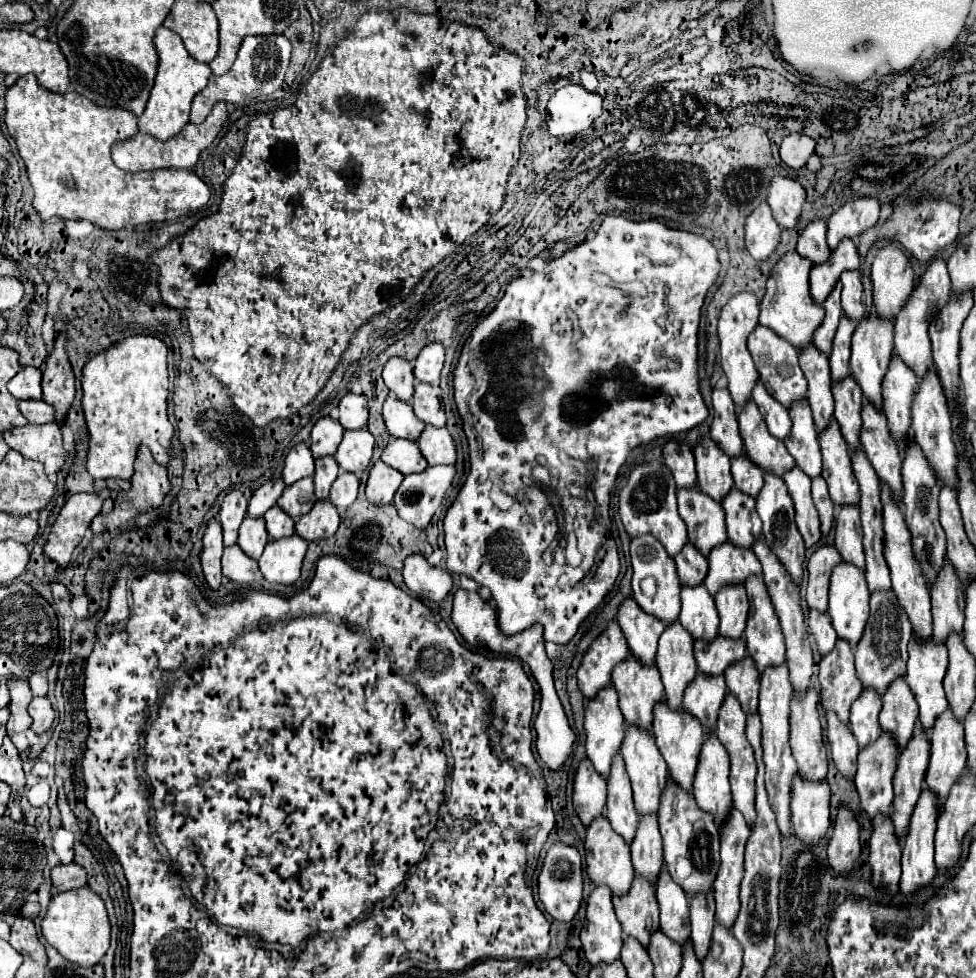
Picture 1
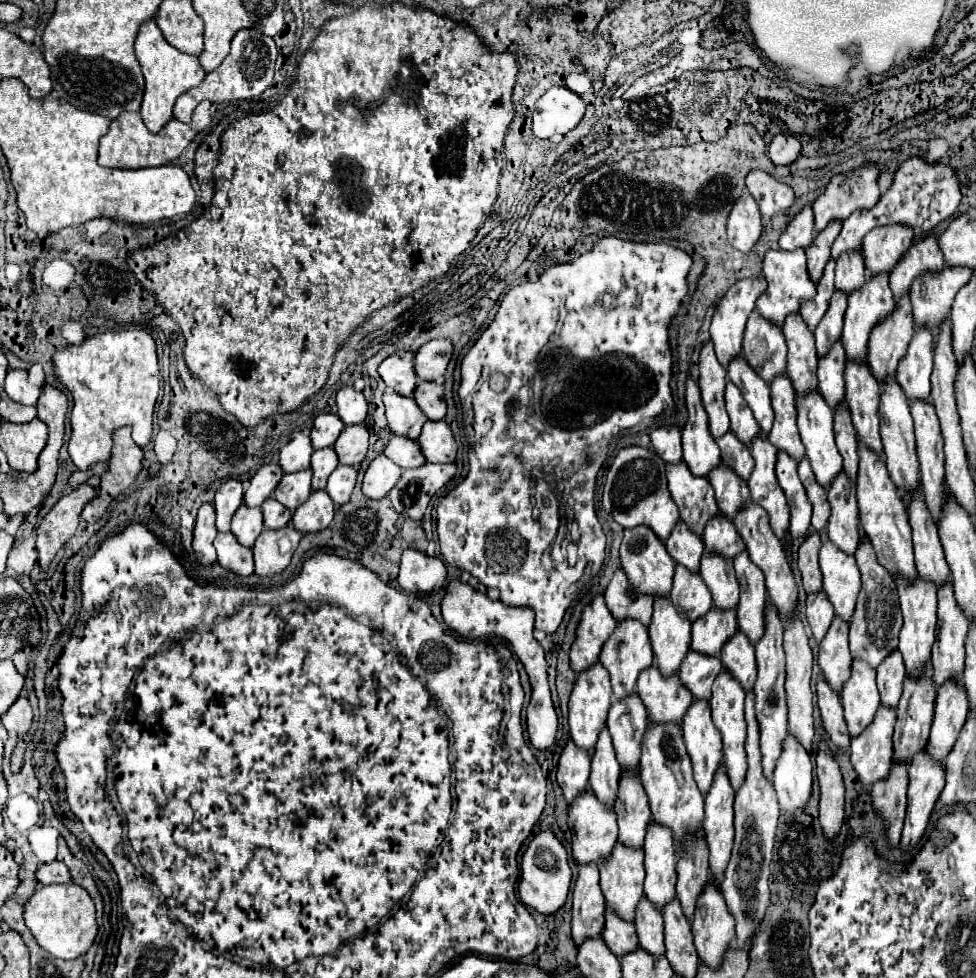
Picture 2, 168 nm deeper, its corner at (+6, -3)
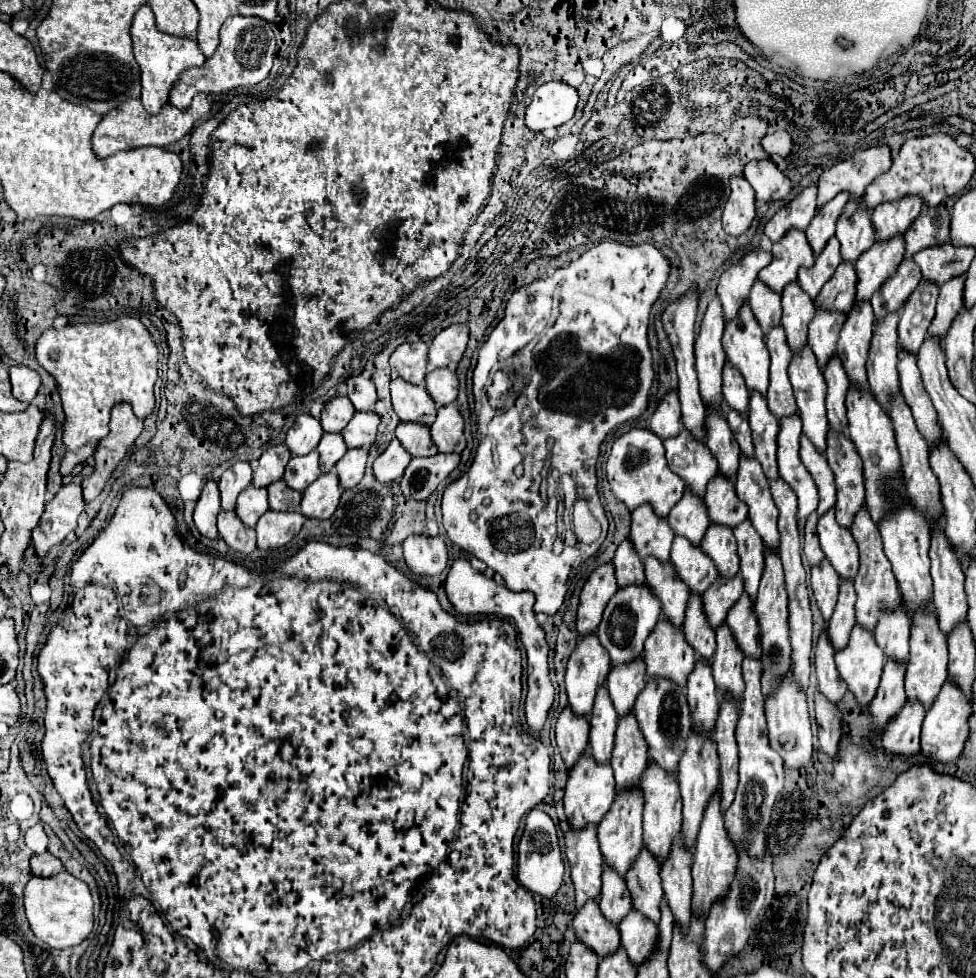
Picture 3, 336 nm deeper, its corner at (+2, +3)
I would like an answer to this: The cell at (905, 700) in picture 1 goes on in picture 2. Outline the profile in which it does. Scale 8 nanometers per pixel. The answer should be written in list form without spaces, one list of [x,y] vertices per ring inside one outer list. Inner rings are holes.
[[[899,650],[891,652],[879,666],[877,666],[877,686],[881,692],[881,702],[897,708],[899,696],[903,692],[903,678],[907,670],[903,664],[903,658],[899,656]]]

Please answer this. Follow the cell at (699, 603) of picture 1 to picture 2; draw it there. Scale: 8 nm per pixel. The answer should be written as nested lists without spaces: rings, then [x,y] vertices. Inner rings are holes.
[[[675,564],[675,576],[673,576],[673,588],[669,594],[675,608],[681,612],[681,616],[689,618],[691,622],[699,616],[705,616],[711,606],[711,592],[703,584],[703,578],[695,572],[689,572],[685,566]]]

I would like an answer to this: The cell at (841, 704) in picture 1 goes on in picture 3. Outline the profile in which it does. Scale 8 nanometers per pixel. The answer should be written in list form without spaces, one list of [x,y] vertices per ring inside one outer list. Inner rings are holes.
[[[841,582],[839,586],[839,600],[835,612],[829,620],[827,636],[835,648],[835,652],[847,646],[847,638],[855,626],[855,588],[853,582]]]

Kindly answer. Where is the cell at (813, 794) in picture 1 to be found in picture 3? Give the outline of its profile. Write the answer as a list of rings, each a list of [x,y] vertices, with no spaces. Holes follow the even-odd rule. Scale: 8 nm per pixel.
[[[791,672],[785,674],[785,680],[779,686],[779,690],[775,690],[775,694],[765,702],[765,712],[767,712],[767,726],[769,726],[769,744],[783,758],[785,768],[801,768],[803,764],[807,764],[813,756],[811,722],[809,722],[805,694],[793,682]]]

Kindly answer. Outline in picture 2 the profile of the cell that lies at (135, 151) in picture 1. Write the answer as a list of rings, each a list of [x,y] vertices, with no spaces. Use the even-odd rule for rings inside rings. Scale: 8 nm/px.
[[[203,100],[193,116],[189,124],[183,124],[175,118],[169,120],[167,126],[163,126],[163,130],[159,130],[157,134],[151,134],[139,112],[121,112],[109,126],[109,132],[99,140],[99,164],[107,166],[107,168],[149,168],[149,166],[161,166],[161,164],[169,164],[173,162],[183,150],[185,146],[203,130],[209,128],[211,124],[211,102]]]

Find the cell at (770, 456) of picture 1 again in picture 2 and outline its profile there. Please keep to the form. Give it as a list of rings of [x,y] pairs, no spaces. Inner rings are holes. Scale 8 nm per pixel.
[[[727,380],[727,388],[725,388],[725,406],[727,406],[727,414],[731,418],[731,430],[737,434],[737,438],[743,444],[749,446],[751,440],[759,432],[759,424],[753,418],[753,412],[747,406],[747,402],[743,400],[739,388],[735,384],[731,384],[731,380]]]

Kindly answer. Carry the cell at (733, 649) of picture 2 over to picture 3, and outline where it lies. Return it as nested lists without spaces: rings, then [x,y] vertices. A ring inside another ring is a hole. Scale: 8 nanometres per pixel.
[[[747,594],[739,598],[739,602],[729,610],[727,614],[727,626],[737,642],[737,646],[743,650],[745,656],[761,658],[761,644],[759,644],[759,626],[757,626],[757,614],[751,606]]]

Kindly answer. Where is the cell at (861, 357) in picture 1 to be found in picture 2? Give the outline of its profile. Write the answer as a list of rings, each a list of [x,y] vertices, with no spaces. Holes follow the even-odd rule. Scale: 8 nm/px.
[[[887,274],[867,278],[867,282],[861,288],[851,292],[849,308],[845,312],[845,326],[843,326],[845,332],[841,336],[847,358],[851,358],[851,360],[865,360],[867,358],[865,354],[867,354],[869,332],[879,320],[883,320],[883,316],[887,316],[891,312],[891,308],[895,308],[895,300],[893,300],[893,292],[889,288],[889,276]]]

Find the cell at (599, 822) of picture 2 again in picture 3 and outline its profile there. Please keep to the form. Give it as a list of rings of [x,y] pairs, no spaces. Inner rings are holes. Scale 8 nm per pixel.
[[[585,754],[571,770],[569,770],[569,780],[565,788],[565,816],[569,820],[569,826],[573,830],[583,830],[589,822],[599,824],[607,810],[611,808],[615,800],[615,780],[611,774],[611,766],[603,764],[599,766],[589,754]]]

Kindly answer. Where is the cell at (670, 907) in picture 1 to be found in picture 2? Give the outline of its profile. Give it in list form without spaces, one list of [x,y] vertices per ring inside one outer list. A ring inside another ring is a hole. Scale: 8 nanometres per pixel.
[[[649,822],[645,834],[645,896],[661,910],[675,896],[675,842],[667,826]]]

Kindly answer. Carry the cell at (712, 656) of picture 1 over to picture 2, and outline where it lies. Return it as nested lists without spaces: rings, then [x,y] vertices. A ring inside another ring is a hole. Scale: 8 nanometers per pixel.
[[[713,606],[711,612],[693,622],[691,648],[707,656],[717,656],[723,644],[735,634],[735,630],[737,630],[735,608],[723,612]]]

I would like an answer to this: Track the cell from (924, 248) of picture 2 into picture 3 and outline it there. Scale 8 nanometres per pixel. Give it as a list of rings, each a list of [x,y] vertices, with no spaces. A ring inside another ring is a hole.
[[[941,204],[937,208],[927,208],[919,214],[917,222],[907,230],[905,238],[905,258],[913,258],[915,252],[943,246],[949,242],[949,210]]]

